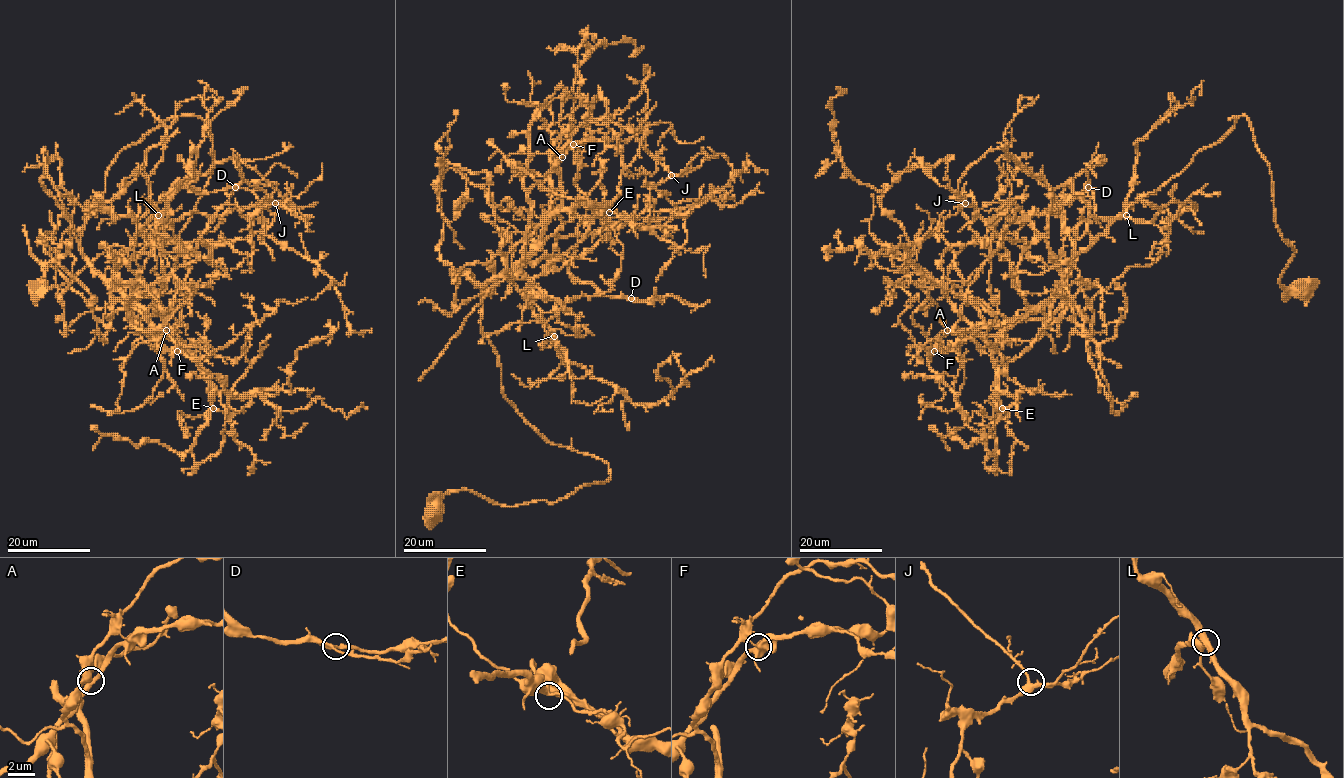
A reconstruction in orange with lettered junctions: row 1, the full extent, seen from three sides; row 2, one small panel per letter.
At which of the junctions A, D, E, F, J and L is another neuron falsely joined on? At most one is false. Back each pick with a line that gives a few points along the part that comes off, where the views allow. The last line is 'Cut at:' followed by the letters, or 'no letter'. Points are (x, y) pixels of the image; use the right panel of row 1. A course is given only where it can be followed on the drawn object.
F: Course of the part to remove: (935, 351), (1065, 301), (1005, 319), (917, 267), (844, 166), (830, 101), (847, 93)
Cut at: F

